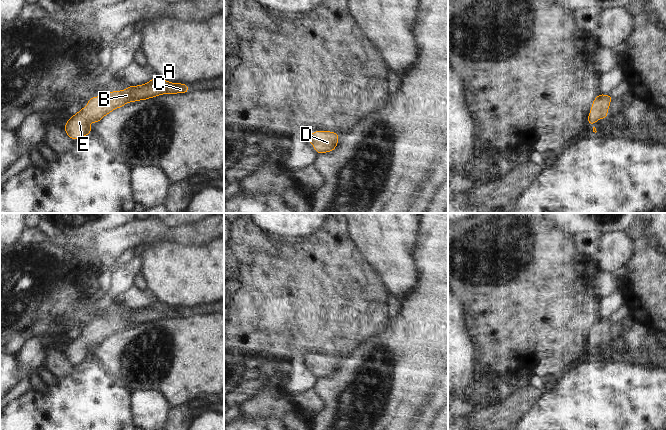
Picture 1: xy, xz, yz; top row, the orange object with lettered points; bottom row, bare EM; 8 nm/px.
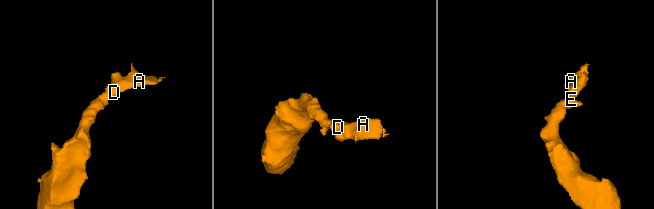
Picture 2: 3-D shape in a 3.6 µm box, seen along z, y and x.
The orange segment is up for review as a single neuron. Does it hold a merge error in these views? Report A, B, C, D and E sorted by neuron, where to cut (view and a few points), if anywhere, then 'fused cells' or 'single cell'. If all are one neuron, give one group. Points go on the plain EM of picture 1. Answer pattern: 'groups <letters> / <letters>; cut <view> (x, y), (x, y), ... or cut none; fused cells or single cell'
groups A B C D E; cut none; single cell

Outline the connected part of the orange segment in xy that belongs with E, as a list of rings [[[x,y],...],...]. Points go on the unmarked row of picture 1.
[[[158,300],[143,309],[129,310],[122,315],[113,315],[105,319],[90,322],[87,331],[83,331],[77,338],[71,340],[64,353],[73,364],[83,362],[91,357],[89,347],[98,347],[105,339],[116,332],[121,332],[128,326],[147,324],[162,318],[176,318],[189,316],[188,309],[170,307]]]

